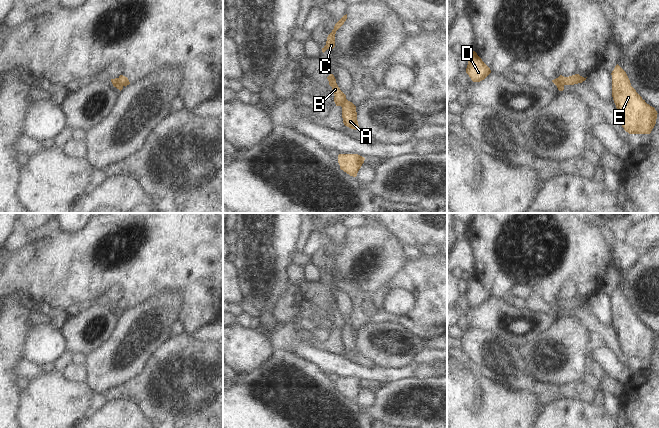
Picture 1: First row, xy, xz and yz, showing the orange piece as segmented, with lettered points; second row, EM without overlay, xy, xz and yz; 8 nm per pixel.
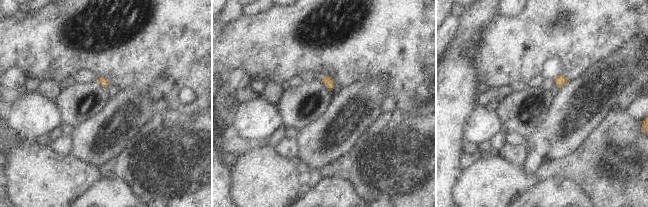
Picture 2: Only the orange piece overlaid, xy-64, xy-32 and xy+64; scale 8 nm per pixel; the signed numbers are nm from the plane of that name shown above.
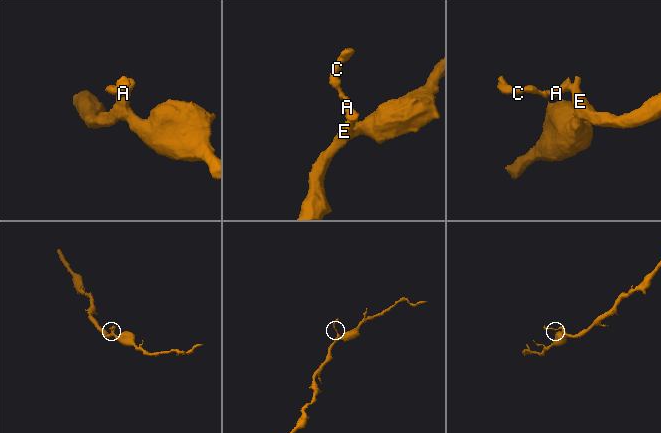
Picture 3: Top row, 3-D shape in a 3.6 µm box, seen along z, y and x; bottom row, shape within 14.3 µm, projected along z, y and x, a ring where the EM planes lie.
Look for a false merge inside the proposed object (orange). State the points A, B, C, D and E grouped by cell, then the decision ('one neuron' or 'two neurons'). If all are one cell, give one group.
A E / B C D; two neurons

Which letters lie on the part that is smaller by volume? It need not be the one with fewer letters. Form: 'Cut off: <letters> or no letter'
Cut off: B, C, D

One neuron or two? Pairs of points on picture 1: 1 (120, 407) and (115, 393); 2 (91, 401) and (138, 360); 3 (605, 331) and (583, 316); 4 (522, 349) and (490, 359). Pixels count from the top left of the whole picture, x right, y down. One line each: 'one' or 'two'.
1: two
2: two
3: one
4: two

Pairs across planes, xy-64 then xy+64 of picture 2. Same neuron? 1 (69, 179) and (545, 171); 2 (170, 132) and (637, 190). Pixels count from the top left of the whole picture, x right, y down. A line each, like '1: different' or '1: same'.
1: different
2: same

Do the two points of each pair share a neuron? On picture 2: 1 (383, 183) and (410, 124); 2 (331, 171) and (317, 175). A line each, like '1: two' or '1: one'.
1: one
2: two

